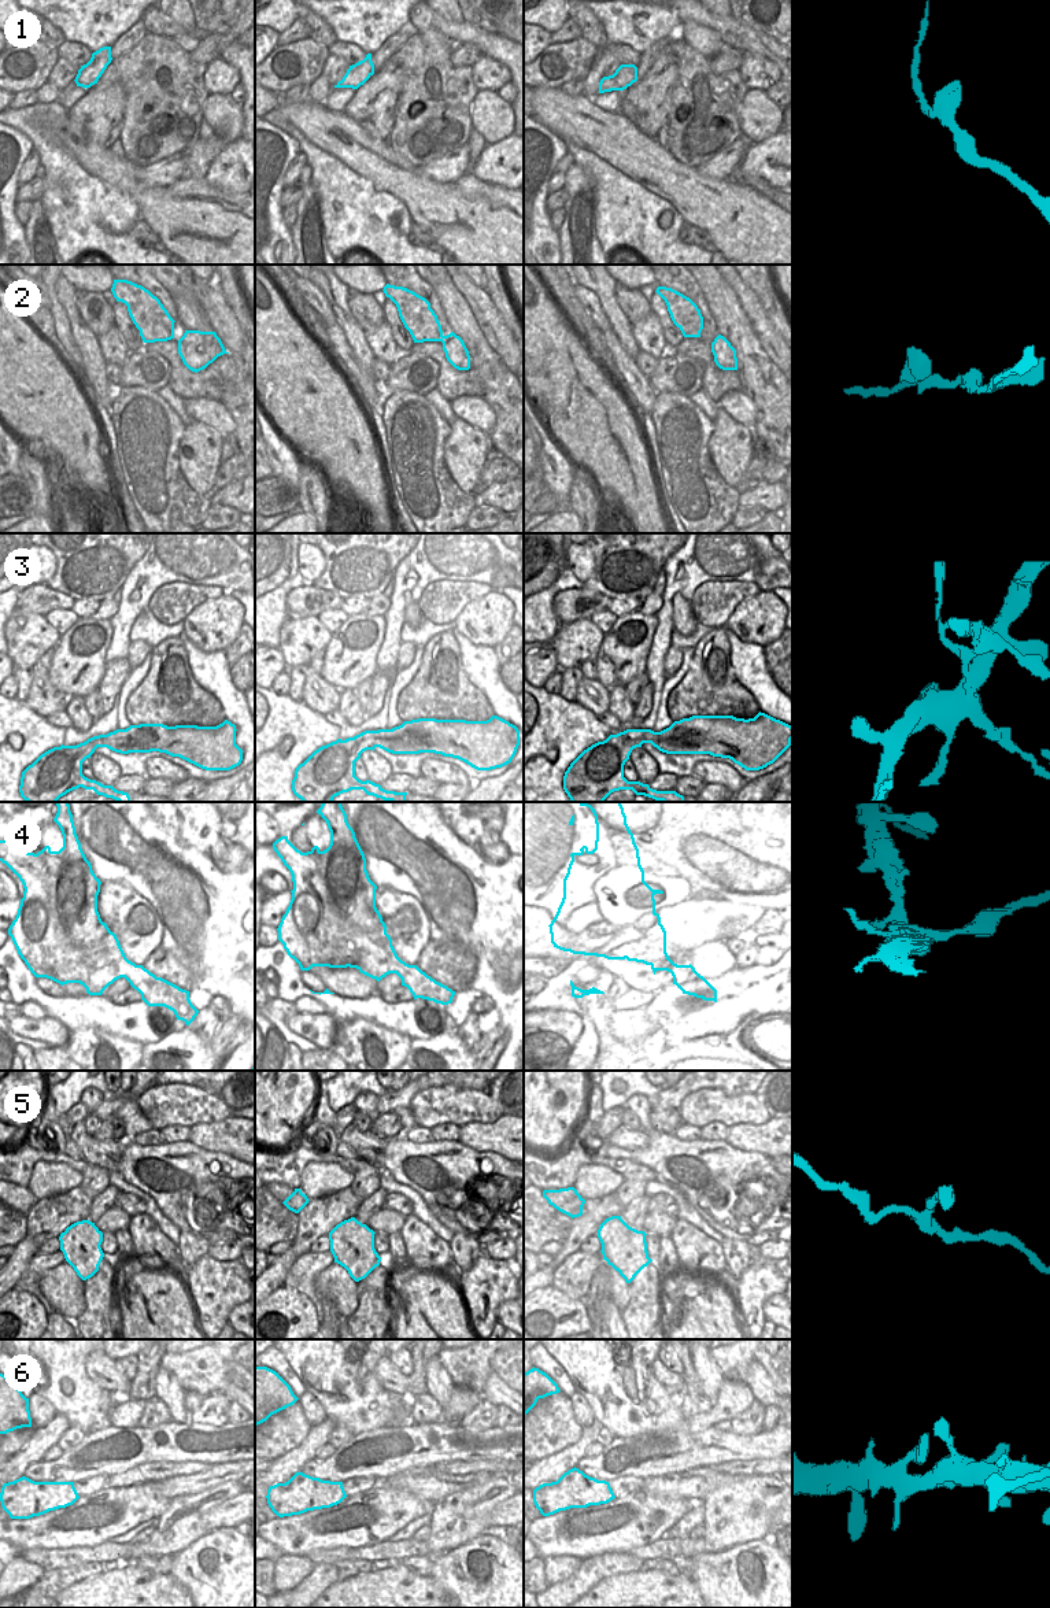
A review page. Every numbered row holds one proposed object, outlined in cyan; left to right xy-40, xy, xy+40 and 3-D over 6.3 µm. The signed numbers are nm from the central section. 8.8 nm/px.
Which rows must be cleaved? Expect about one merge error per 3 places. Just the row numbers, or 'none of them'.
4

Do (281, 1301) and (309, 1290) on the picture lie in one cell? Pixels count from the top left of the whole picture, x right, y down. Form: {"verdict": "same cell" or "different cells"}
{"verdict": "different cells"}

